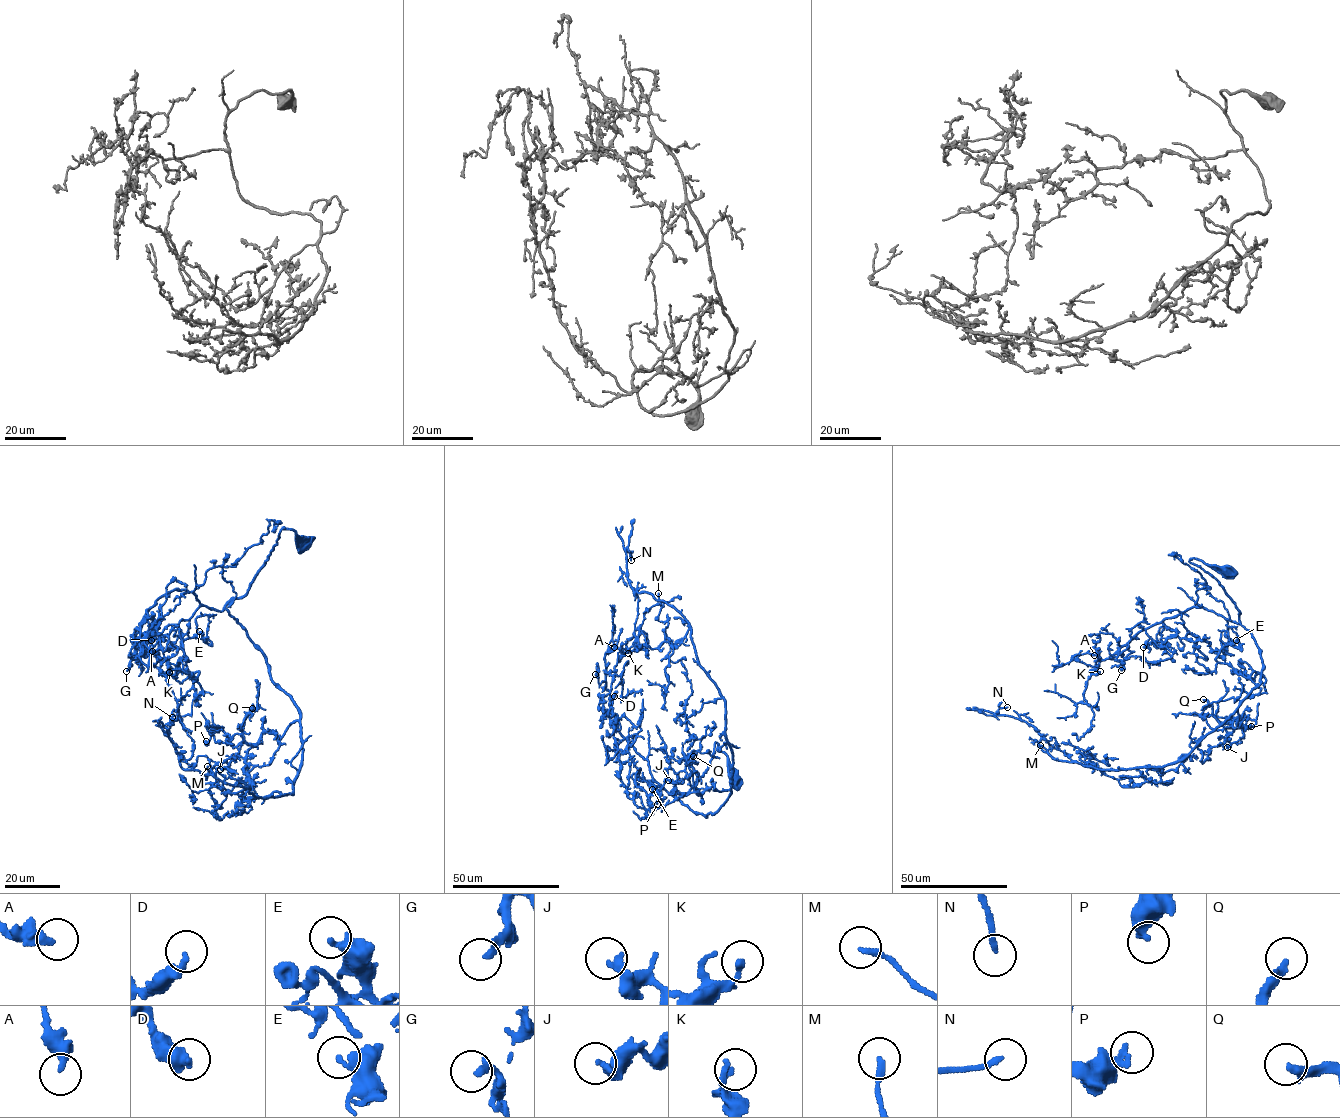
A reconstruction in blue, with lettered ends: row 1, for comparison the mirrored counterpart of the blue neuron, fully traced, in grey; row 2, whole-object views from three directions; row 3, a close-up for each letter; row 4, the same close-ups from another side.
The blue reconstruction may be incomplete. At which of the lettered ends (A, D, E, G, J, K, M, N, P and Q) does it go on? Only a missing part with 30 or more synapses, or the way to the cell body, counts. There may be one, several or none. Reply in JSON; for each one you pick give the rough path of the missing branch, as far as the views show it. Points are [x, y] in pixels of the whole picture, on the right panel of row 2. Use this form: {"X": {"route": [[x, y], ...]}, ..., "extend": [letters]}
{"A": {"route": [[1094, 655], [1102, 655], [1106, 643]]}, "extend": ["A"]}

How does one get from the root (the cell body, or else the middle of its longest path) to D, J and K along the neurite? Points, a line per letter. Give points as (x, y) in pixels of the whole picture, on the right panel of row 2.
D: (1228, 569), (1189, 560), (1218, 581), (1239, 611), (1239, 624), (1192, 606), (1149, 626), (1152, 640), (1143, 647)
J: (1228, 569), (1189, 560), (1235, 604), (1263, 662), (1260, 683), (1232, 721), (1242, 719), (1244, 735), (1227, 747)
K: (1228, 569), (1189, 560), (1218, 581), (1239, 611), (1239, 624), (1192, 606), (1141, 630), (1091, 674), (1100, 671)

